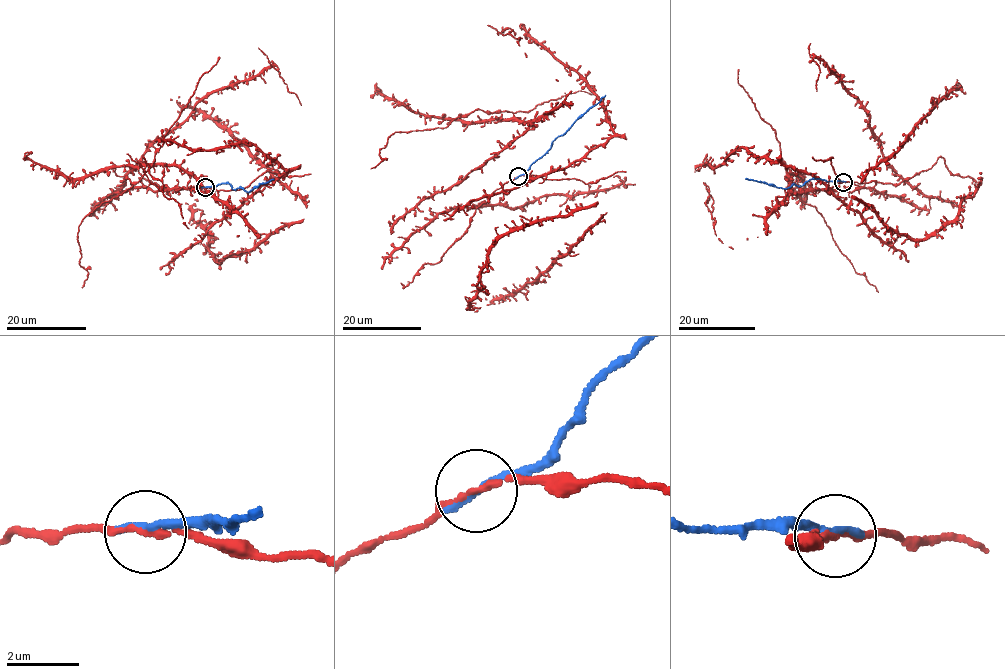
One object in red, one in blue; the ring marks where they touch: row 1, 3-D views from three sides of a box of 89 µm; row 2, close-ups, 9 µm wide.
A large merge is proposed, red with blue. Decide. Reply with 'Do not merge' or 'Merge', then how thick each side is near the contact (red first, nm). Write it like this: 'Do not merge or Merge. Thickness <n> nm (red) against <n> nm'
Do not merge. Thickness 150 nm (red) against 240 nm

